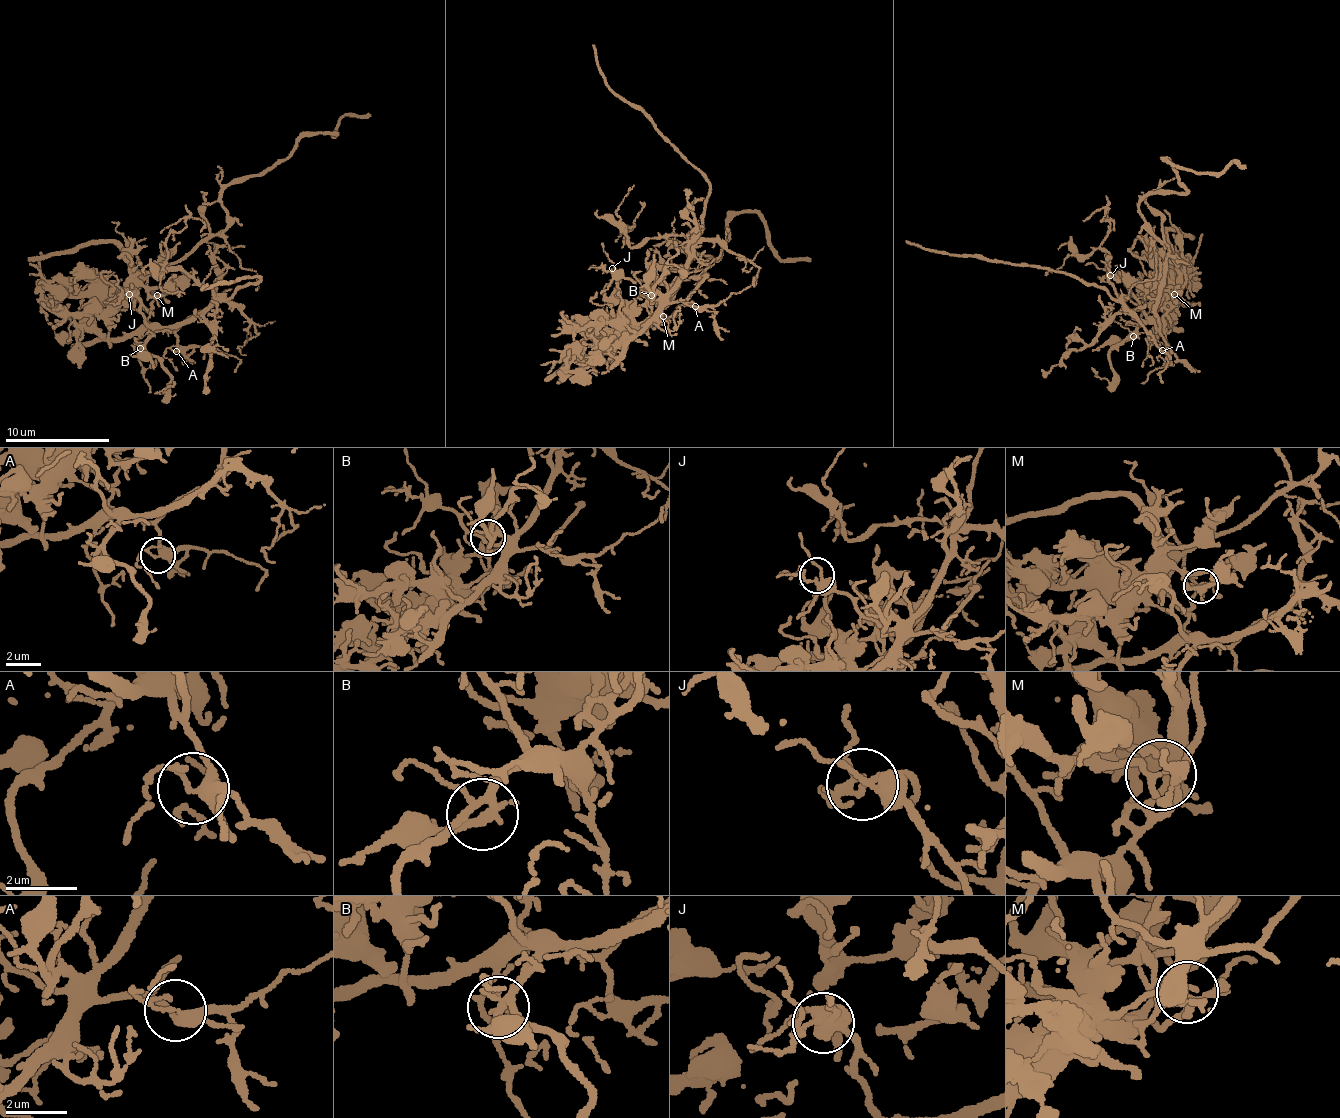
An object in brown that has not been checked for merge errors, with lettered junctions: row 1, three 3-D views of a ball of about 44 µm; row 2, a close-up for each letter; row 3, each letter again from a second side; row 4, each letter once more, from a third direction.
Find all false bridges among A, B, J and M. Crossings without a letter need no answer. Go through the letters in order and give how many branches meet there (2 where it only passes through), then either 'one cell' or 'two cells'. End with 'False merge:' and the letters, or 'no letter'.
A: branches 5; one cell
B: branches 5; one cell
J: branches 6; one cell
M: branches 5; two cells
False merge: M

